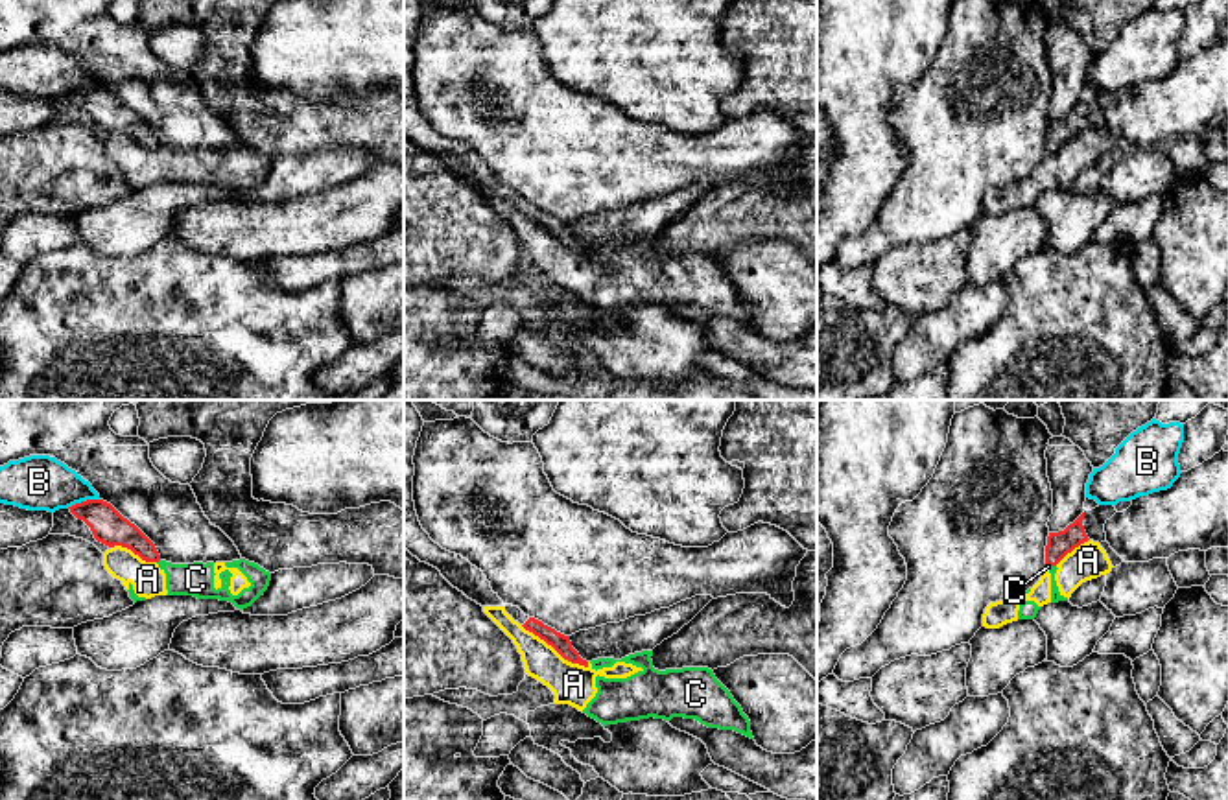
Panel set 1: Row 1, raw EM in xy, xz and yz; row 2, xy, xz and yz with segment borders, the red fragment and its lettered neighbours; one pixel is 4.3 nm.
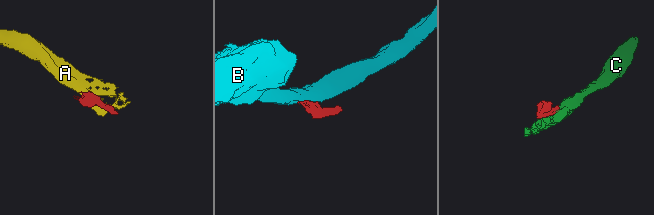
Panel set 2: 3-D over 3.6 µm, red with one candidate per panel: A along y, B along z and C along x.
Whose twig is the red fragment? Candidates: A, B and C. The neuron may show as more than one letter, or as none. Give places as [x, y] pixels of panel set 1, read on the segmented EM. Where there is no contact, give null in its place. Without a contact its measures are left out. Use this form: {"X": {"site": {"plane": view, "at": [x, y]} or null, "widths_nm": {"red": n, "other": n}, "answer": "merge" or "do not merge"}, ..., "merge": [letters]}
{"A": {"site": {"plane": "xz", "at": [555, 649]}, "widths_nm": {"red": 80, "other": 180}, "answer": "do not merge"}, "B": {"site": {"plane": "xy", "at": [82, 502]}, "widths_nm": {"red": 150, "other": 240}, "answer": "do not merge"}, "C": {"site": {"plane": "yz", "at": [1051, 564]}, "widths_nm": {"red": 110, "other": 50}, "answer": "do not merge"}, "merge": []}

